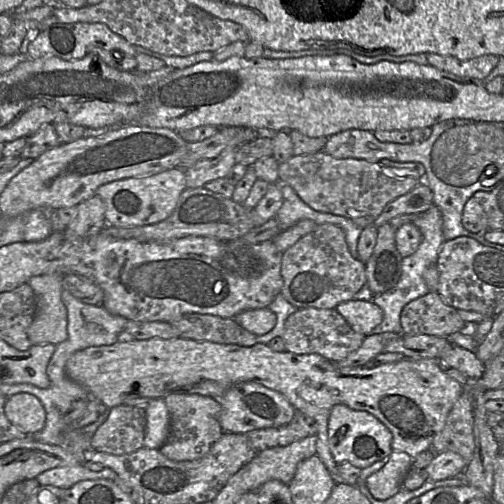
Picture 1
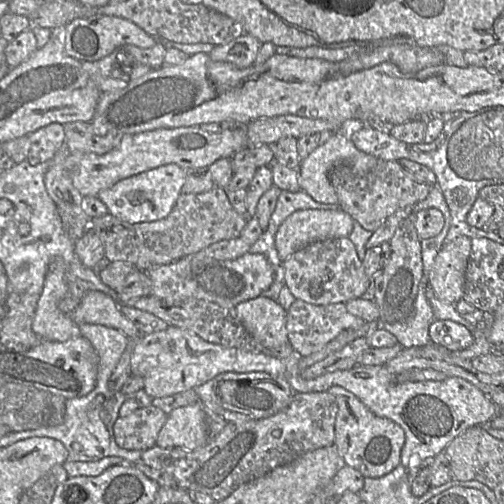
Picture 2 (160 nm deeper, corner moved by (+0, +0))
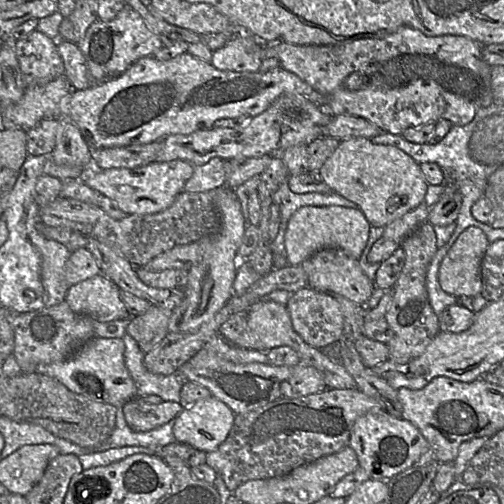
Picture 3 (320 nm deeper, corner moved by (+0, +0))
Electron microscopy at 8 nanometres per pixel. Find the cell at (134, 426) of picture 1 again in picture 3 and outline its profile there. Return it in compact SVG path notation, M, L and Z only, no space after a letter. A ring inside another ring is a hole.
M134 398L122 406L123 415L129 428L134 432L146 432L175 419L184 408L179 402L163 401L161 404L148 404L141 398Z

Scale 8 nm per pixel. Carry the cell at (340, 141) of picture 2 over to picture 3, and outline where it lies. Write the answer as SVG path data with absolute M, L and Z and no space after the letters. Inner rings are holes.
M362 137L340 141L337 149L318 172L323 181L330 187L332 193L353 202L373 227L385 227L423 204L428 188L420 164L414 161L413 158L396 147L375 144L371 139Z

